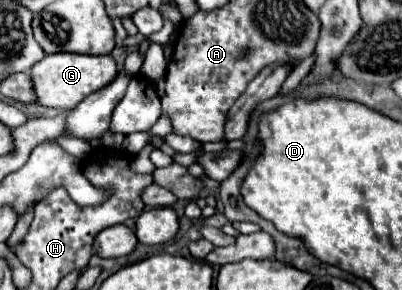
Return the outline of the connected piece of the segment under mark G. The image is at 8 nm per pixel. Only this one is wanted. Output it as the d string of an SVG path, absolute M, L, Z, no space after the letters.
M70 52L48 54L40 62L36 62L30 70L36 102L48 108L62 108L62 110L76 108L88 94L110 84L116 74L118 66L112 56L88 56L88 54L70 54Z

